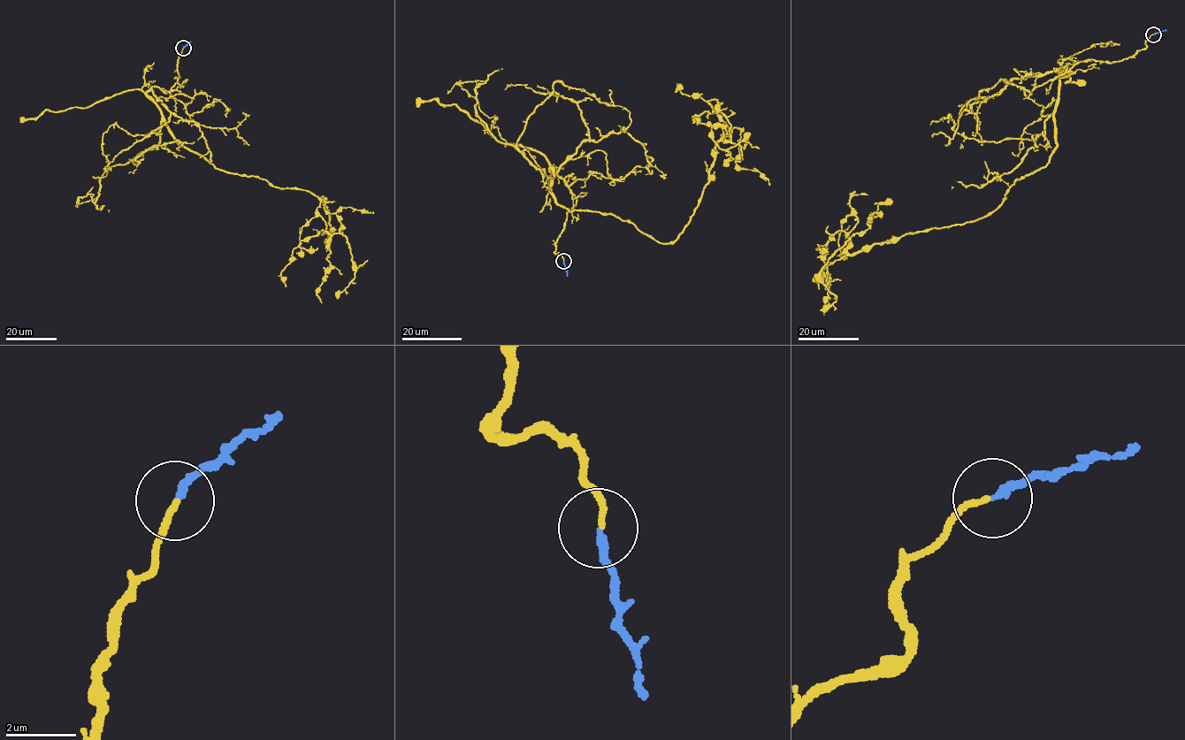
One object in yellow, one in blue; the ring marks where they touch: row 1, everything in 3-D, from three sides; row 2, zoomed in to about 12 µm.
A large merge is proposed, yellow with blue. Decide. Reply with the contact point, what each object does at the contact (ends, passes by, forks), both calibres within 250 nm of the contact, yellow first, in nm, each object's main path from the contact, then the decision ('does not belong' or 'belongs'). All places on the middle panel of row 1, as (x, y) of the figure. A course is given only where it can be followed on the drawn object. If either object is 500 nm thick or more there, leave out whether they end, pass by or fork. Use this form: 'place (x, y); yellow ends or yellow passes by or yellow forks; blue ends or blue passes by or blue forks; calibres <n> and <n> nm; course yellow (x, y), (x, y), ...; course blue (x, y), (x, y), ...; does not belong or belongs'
place (563, 261); yellow ends; blue ends; calibres 140 and 200 nm; course yellow (563, 261), (576, 200), (549, 170), (569, 211), (673, 243), (717, 143), (747, 140), (722, 149), (711, 129); course blue (563, 261), (567, 276); belongs

